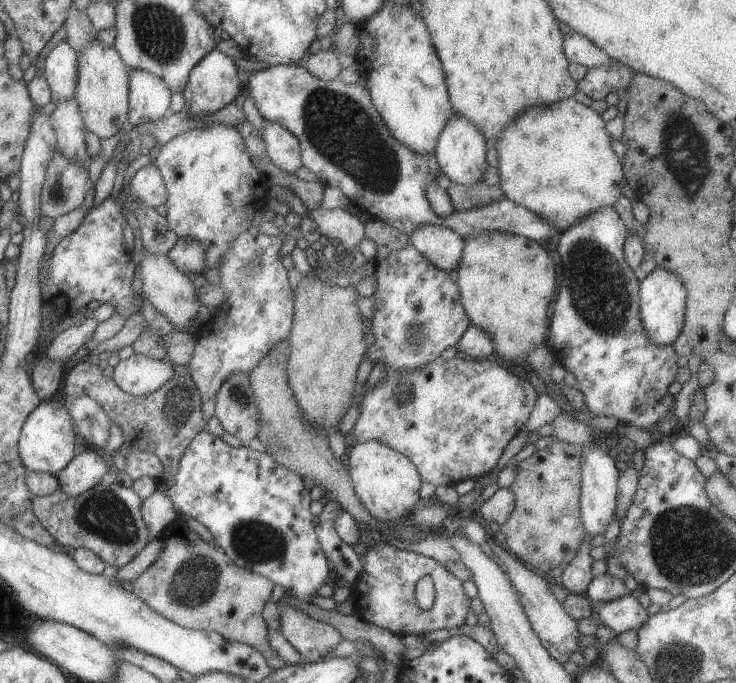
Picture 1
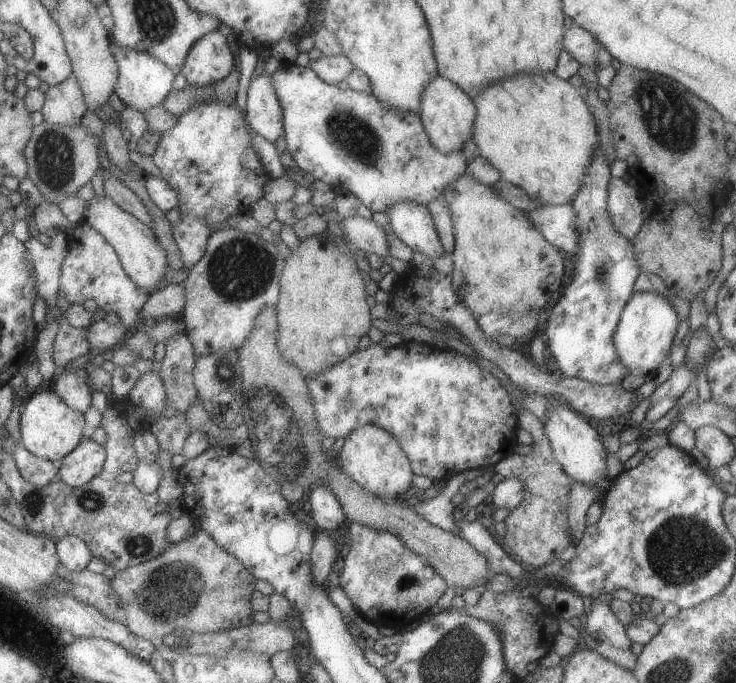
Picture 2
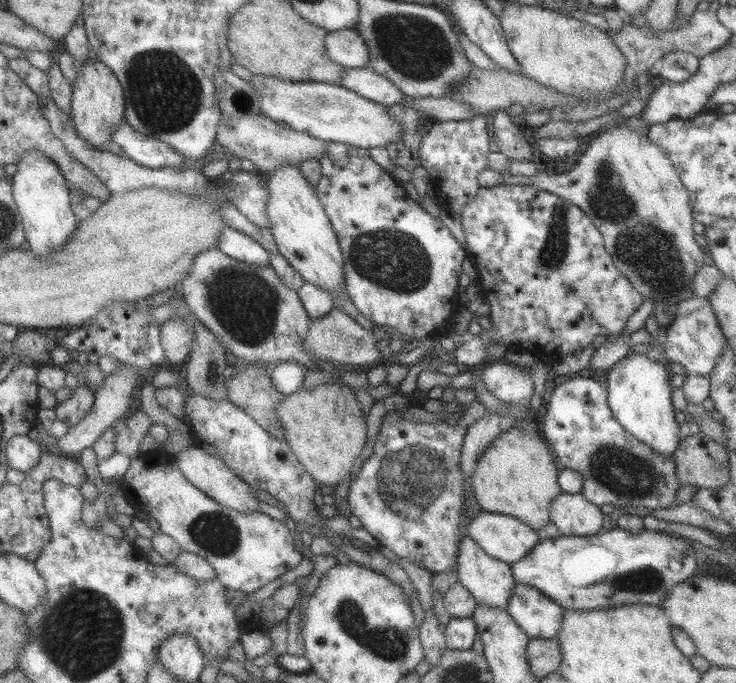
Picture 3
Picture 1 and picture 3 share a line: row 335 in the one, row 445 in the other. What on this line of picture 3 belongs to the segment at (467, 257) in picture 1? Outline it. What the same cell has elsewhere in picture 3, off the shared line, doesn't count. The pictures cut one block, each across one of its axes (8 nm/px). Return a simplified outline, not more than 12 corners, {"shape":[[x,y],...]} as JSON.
{"shape":[[535,424],[513,426],[471,476],[481,512],[543,534],[561,494]]}

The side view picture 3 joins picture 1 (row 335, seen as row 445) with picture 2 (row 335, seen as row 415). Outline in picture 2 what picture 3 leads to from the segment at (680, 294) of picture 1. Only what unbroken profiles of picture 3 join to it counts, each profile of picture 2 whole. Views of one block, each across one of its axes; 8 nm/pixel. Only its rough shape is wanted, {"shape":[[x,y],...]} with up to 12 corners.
{"shape":[[633,294],[613,334],[623,370],[667,364],[679,316],[665,298]]}

